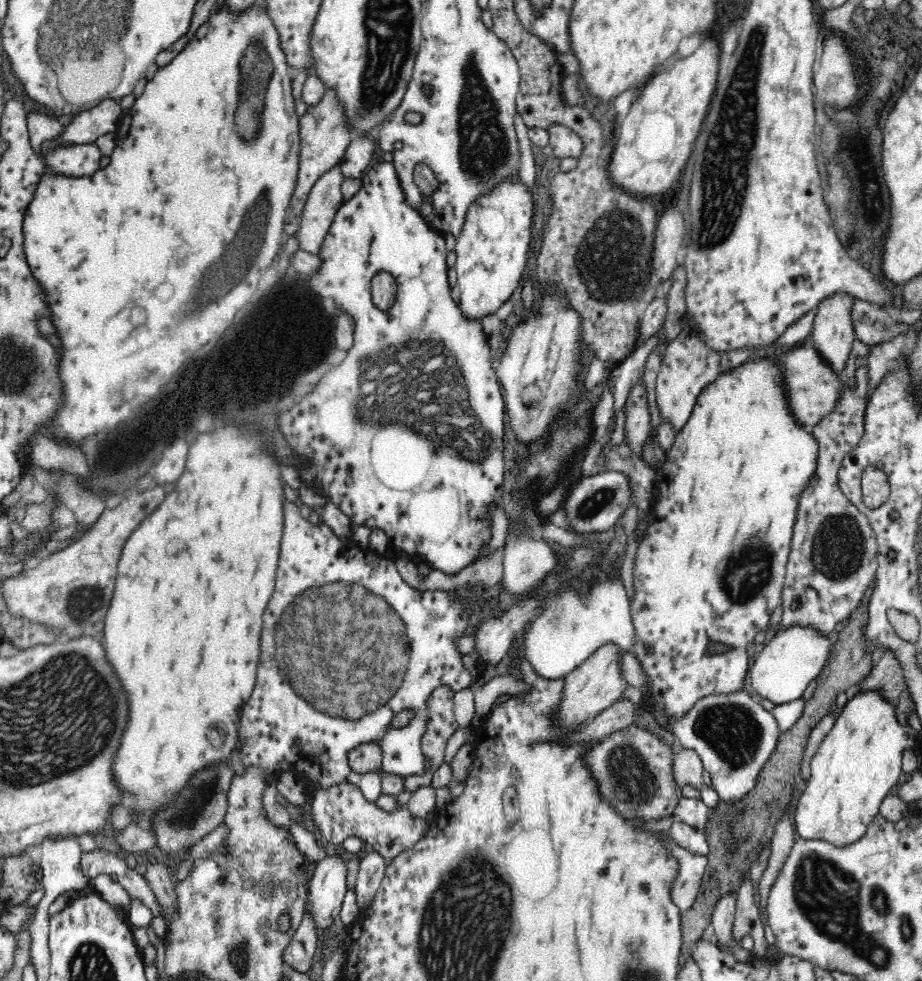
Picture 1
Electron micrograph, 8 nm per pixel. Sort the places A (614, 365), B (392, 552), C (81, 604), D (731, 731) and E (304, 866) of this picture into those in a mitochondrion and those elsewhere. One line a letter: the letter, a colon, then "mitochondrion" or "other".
A: other
B: other
C: mitochondrion
D: mitochondrion
E: other

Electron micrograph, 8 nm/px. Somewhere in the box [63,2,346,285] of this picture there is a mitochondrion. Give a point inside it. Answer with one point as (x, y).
(250, 111)

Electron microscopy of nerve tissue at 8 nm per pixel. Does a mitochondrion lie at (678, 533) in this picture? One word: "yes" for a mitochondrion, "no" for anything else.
no

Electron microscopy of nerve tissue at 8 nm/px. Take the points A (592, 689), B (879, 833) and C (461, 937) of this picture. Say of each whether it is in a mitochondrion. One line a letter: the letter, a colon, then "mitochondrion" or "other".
A: other
B: other
C: mitochondrion

